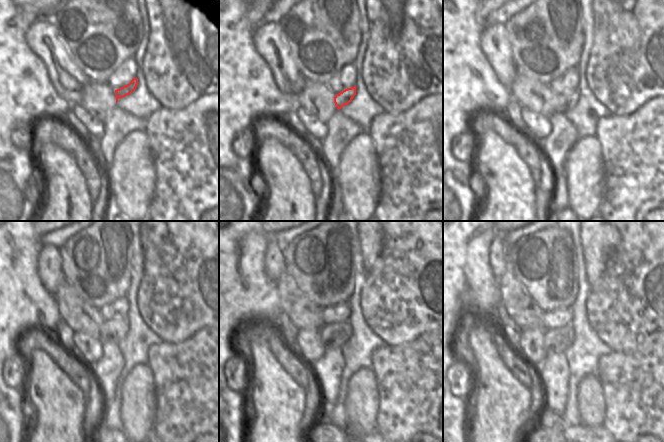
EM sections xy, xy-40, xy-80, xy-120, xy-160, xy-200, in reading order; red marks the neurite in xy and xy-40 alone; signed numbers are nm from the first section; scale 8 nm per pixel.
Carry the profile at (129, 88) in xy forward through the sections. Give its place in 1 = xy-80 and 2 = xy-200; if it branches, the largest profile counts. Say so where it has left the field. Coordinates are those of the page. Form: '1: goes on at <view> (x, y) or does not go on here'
1: goes on at xy-80 (564, 102)
2: goes on at xy-200 (557, 340)

